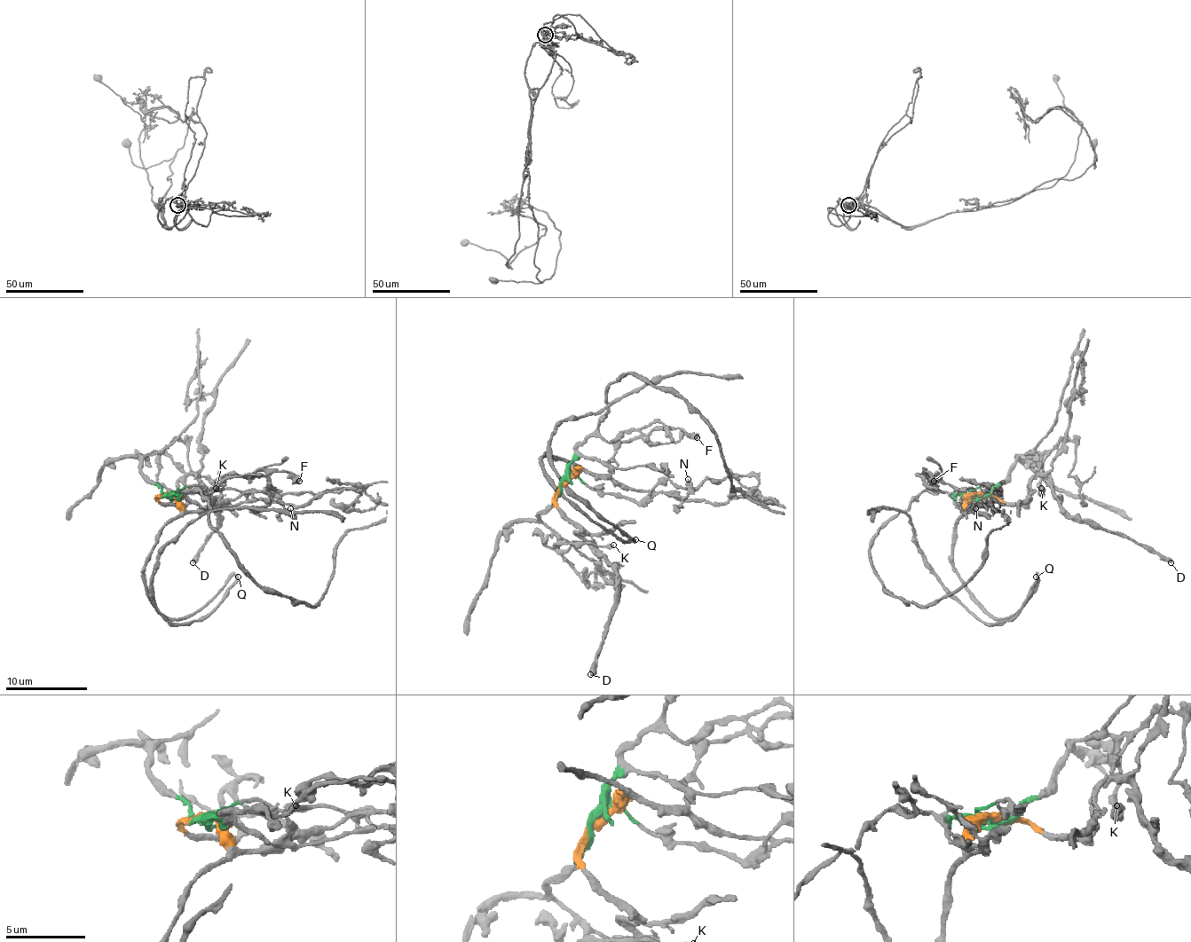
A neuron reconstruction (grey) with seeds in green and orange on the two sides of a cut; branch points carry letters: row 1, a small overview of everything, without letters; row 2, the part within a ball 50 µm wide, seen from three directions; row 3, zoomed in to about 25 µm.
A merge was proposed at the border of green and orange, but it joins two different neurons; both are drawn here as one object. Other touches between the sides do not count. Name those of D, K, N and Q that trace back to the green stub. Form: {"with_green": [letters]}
{"with_green": ["K"]}

